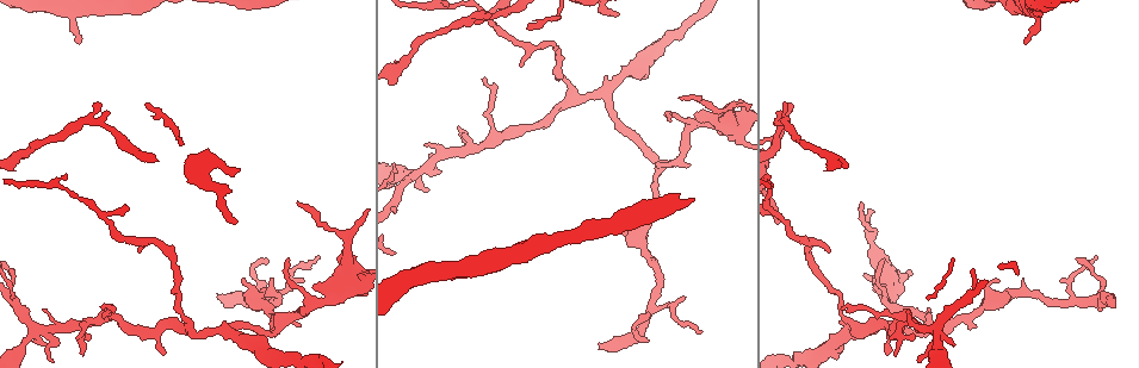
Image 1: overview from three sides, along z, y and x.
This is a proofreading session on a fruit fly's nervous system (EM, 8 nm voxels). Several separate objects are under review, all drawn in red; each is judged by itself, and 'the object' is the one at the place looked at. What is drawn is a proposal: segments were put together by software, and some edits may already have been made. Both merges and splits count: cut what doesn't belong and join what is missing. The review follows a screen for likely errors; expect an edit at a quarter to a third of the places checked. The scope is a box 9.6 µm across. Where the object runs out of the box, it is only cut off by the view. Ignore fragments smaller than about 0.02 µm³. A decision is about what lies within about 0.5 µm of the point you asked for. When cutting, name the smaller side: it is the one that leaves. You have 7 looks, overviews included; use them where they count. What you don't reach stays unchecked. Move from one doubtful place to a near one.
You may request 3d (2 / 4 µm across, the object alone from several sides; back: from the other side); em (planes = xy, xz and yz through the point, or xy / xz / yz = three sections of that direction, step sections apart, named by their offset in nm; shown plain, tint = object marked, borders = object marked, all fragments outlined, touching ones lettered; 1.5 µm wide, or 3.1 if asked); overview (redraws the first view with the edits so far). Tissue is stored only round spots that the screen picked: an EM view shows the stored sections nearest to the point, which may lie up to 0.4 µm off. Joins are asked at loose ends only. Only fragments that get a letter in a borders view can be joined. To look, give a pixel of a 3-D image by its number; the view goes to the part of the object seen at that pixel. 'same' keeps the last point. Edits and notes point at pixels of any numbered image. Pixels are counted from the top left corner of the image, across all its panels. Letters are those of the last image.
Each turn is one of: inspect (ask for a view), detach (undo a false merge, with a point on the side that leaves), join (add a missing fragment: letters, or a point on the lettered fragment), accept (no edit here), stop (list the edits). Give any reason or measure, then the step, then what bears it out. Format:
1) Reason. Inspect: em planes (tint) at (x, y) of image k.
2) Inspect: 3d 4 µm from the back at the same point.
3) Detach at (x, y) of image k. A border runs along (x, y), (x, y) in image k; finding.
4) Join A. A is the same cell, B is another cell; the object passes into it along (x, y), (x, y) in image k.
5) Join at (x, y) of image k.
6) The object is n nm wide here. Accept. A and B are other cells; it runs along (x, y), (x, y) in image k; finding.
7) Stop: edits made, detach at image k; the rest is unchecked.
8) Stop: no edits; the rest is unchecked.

Tapers out. Inspect: em planes (borders) at (44, 345) of image 1.

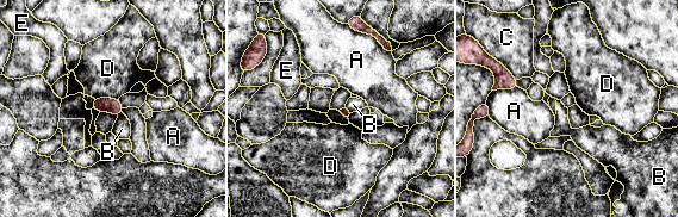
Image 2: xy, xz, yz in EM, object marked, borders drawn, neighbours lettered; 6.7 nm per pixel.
Accept. A, B, C, D and E are other cells; a border runs along (122, 112), (118, 116) in image 2; no lettered fragment goes on from it.

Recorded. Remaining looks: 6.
An open end. Inspect: em yz step 4 (borders) at (1097, 257) of image 1.

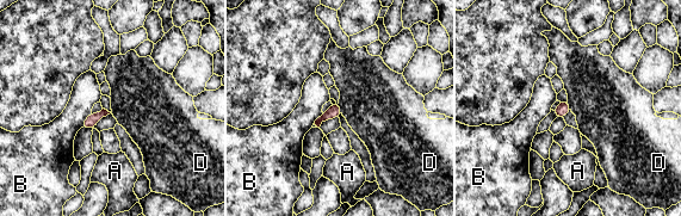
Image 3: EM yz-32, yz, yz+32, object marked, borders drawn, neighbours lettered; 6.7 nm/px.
The object is 80 nm wide here. Accept. A, B and D are other cells; a border runs along (338, 103), (342, 113) in image 3; none of them fits.

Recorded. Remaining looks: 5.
Free end. Inspect: 3d 2 µm at (1114, 294) of image 1.

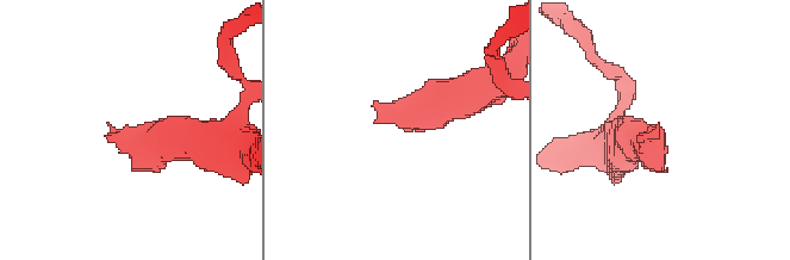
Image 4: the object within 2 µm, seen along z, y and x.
Inspect: em planes (borders) at (659, 122) of image 4.

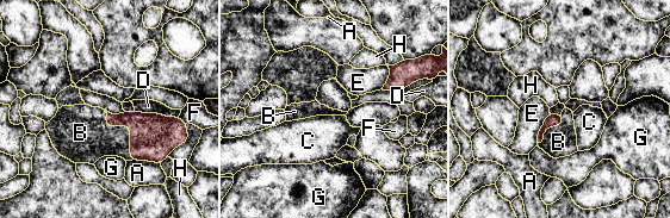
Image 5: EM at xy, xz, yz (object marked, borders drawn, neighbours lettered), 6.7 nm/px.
Join B. B is the same cell, A, C, D, E, F, G and H are other cells; the object passes into it along (153, 136), (128, 125), (93, 138) in image 5; the neuron continues.

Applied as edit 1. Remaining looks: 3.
Stop: edits made, join at image 5; the rest is unchecked.

